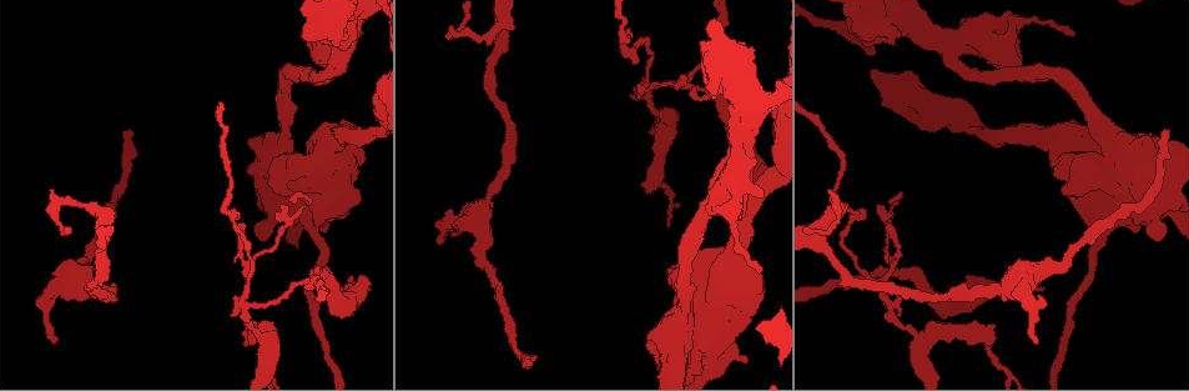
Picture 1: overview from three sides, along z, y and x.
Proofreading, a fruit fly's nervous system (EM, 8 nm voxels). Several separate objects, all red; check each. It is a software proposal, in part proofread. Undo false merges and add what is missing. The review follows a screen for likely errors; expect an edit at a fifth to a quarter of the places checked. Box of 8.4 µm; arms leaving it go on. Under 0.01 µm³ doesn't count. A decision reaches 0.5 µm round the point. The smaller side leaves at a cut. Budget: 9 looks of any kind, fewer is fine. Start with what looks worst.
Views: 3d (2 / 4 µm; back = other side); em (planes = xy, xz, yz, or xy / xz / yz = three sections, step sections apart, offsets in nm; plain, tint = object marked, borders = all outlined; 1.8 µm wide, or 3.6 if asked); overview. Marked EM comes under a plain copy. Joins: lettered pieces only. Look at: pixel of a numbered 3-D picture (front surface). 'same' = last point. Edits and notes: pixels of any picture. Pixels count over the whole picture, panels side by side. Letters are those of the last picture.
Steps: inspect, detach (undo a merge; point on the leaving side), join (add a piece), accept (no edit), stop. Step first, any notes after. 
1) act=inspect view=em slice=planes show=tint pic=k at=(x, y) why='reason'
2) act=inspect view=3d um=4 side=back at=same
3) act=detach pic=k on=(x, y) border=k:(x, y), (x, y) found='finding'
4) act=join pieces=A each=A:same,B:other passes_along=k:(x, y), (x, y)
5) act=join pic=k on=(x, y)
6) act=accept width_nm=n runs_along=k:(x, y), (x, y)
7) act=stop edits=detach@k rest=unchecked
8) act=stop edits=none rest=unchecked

act=inspect view=em slice=yz step=8 show=tint pic=1 at=(923, 339) why='sudden change in width'

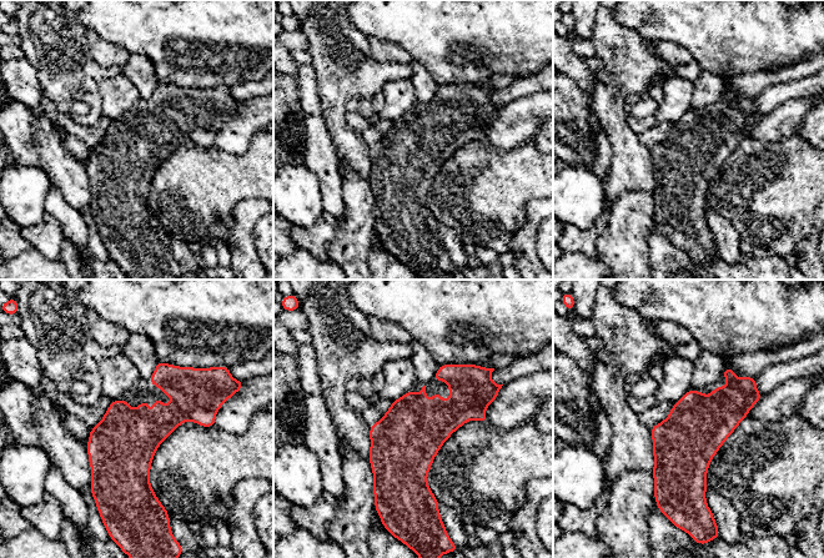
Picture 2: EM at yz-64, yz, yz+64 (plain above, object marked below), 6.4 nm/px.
act=inspect view=em slice=planes show=borders at=same

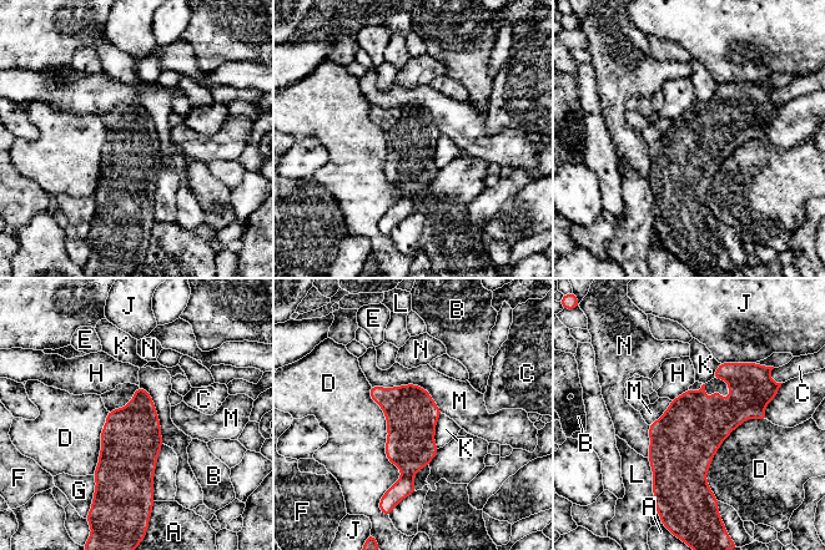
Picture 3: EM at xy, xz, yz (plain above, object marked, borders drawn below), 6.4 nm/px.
act=accept width_nm=320 each=A:other,B:other,C:other,D:other,E:other,F:other,G:other,H:other,J:other,K:other,L:other,M:other,N:other border=3:(140, 387), (152, 400), (162, 443) found='one cell here'

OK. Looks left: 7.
act=inspect view=em slice=planes show=tint pic=1 at=(313, 280) why='branch point'

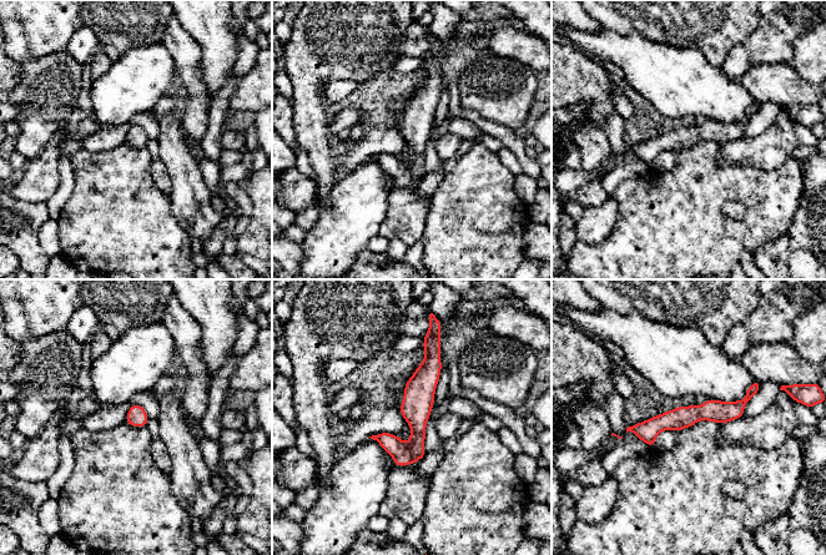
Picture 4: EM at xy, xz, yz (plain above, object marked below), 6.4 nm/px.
act=inspect view=em slice=planes show=borders at=same

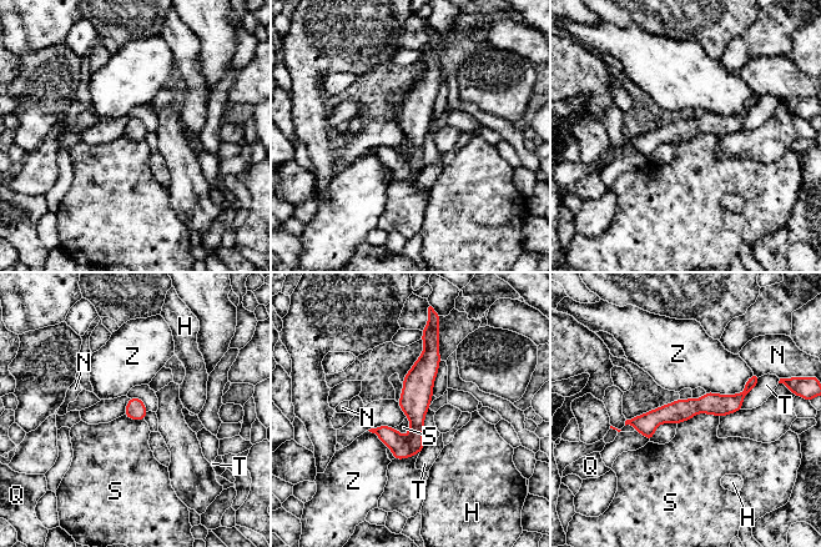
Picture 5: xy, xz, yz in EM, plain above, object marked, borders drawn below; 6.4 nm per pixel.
act=accept width_nm=130 each=H:other,N:other,Q:other,S:other,T:other,Z:other runs_along=5:(755, 379), (733, 404), (633, 422) found='one cell here'

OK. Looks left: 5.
act=inspect view=em um=3.6 slice=yz step=16 show=tint pic=1 at=(738, 159) why='narrows sharply'

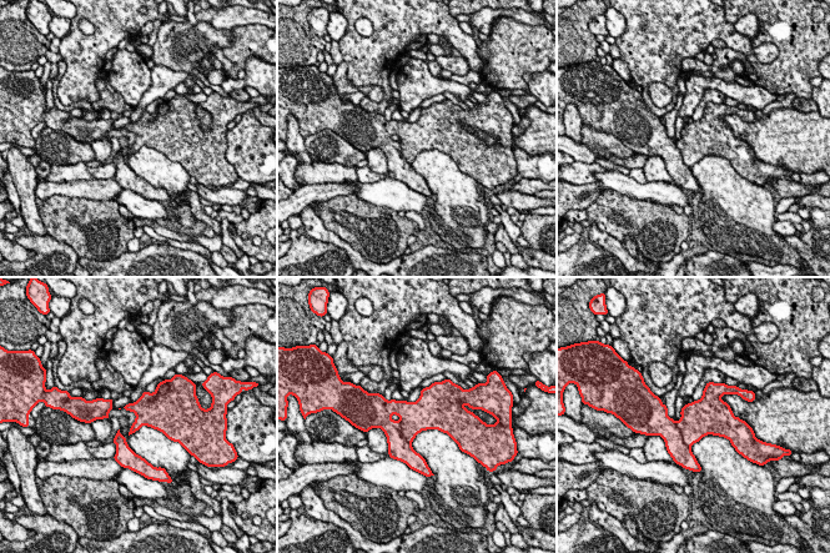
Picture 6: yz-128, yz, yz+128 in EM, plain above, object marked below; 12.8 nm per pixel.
act=inspect view=em um=3.6 slice=planes show=borders at=same

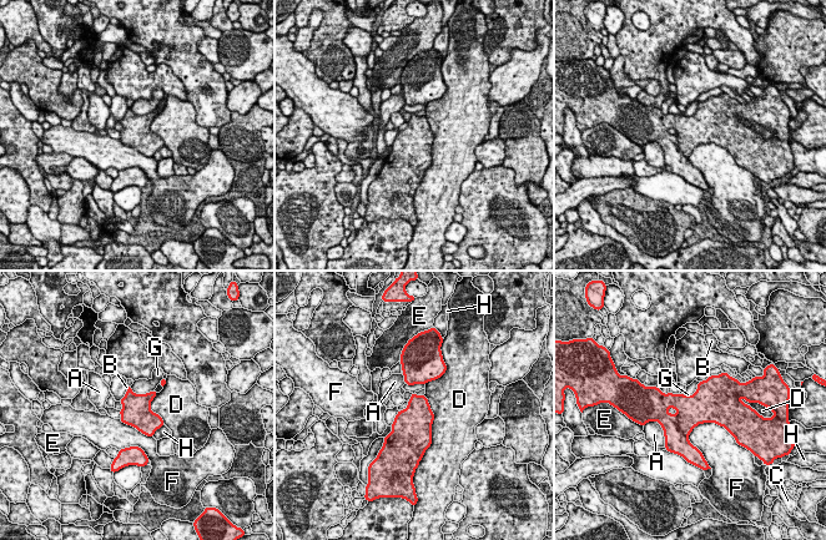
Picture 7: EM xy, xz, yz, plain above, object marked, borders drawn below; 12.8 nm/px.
act=accept each=A:other,B:other,C:other,D:other,E:other,F:other,G:other,H:other border=7:(730, 434), (699, 423), (686, 438) found='one cell here'

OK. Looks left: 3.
act=inspect view=em um=3.6 slice=planes show=borders pic=1 at=(360, 286) why='sudden change in width'

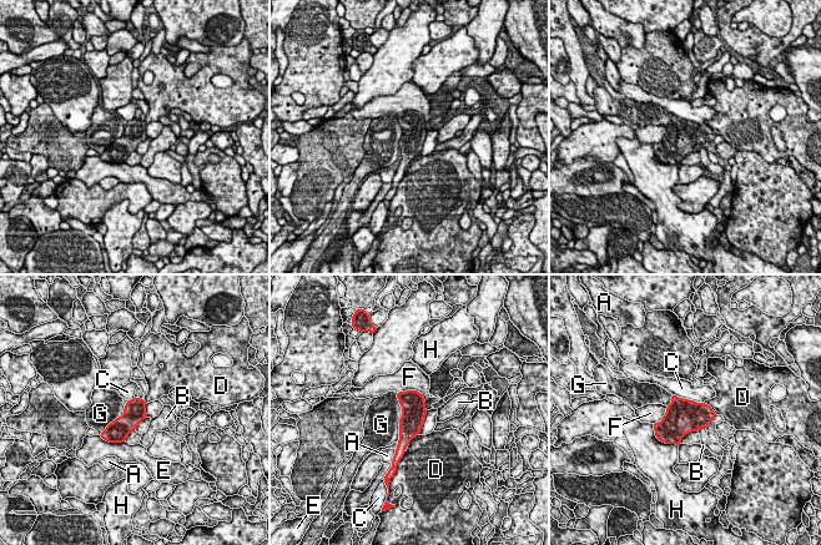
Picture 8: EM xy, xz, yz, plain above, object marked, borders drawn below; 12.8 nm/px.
act=accept each=A:other,B:other,C:other,D:other,E:other,F:other,G:other,H:other found='all the same cell'

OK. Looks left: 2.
act=stop edits=none rest=unchecked

